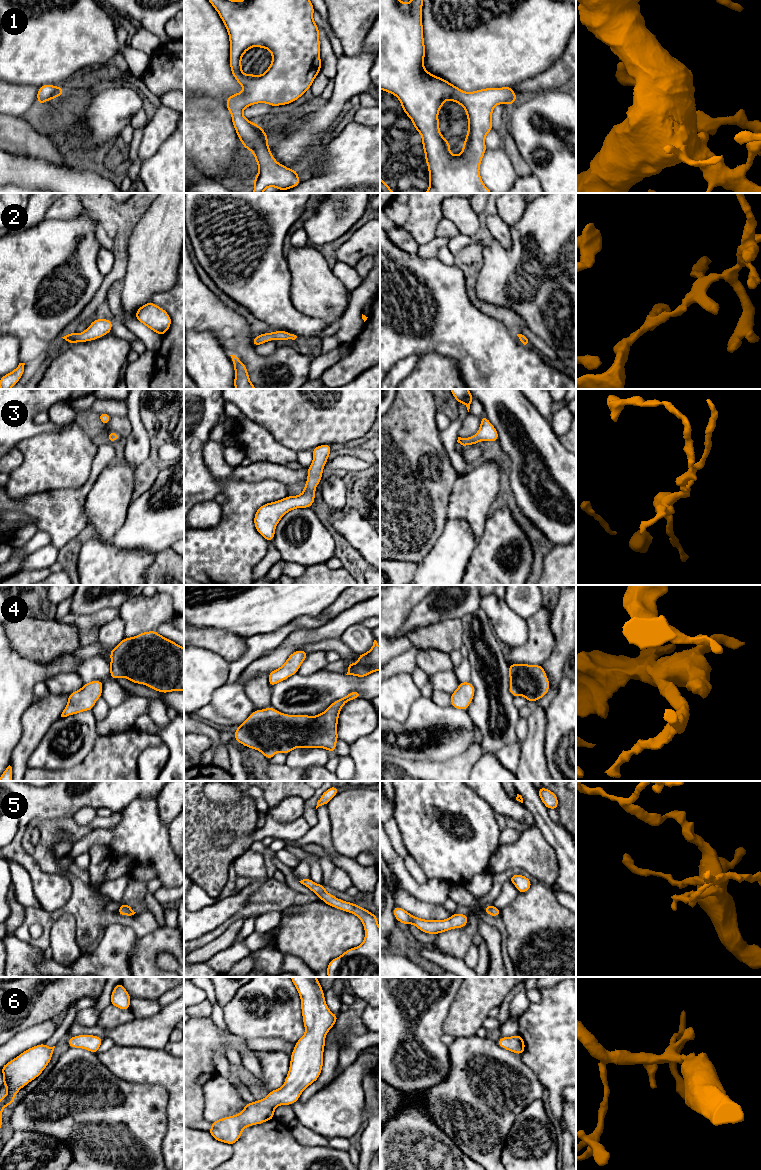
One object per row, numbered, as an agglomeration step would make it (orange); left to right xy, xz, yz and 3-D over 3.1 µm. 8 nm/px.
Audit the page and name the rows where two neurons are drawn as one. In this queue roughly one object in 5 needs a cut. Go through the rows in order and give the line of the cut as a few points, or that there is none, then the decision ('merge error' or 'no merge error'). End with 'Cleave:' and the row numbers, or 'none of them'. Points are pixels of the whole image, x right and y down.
1: cut none; no merge error
2: cut none; no merge error
3: cut none; no merge error
4: cut none; no merge error
5: cut none; no merge error
6: cut none; no merge error
Cleave: none of them

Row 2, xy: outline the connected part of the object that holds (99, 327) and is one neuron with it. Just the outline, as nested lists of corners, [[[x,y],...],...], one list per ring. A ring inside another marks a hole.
[[[95,319],[90,326],[83,332],[75,334],[70,332],[66,336],[62,337],[70,345],[76,342],[88,342],[98,339],[106,334],[109,334],[112,329],[113,321],[109,319]]]

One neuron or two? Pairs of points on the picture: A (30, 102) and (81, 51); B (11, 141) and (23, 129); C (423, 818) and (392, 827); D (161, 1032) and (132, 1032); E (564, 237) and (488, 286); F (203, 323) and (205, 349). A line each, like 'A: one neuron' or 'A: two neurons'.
A: two neurons
B: one neuron
C: two neurons
D: one neuron
E: one neuron
F: two neurons

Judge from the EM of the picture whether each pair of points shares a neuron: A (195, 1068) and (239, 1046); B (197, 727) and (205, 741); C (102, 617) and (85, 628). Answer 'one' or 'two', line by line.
A: one
B: two
C: one

